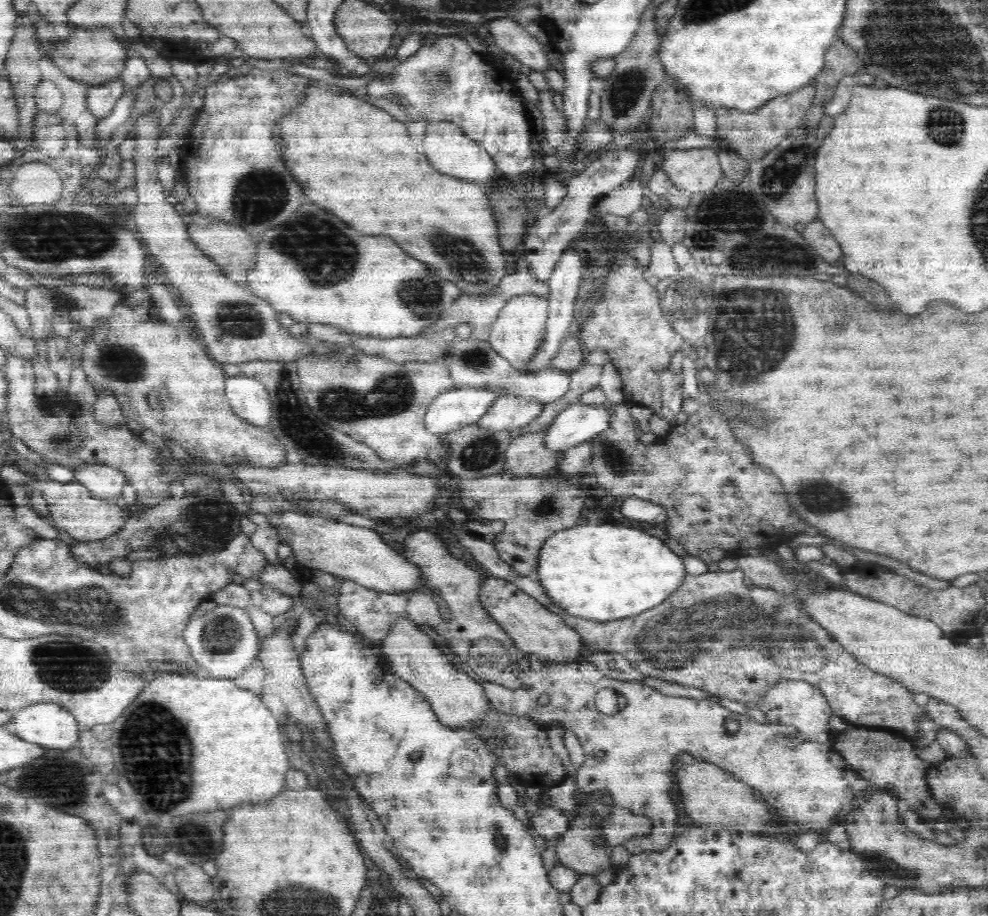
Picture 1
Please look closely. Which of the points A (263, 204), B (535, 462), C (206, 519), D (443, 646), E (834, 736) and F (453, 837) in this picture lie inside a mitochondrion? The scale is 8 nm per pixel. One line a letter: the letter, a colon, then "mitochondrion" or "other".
A: mitochondrion
B: other
C: mitochondrion
D: other
E: other
F: other

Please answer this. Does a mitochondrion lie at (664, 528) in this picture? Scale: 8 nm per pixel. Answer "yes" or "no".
no

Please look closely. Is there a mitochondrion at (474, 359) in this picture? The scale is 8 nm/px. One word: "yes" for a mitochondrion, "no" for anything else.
yes

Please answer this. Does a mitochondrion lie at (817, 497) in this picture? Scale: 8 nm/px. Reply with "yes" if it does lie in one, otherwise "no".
yes

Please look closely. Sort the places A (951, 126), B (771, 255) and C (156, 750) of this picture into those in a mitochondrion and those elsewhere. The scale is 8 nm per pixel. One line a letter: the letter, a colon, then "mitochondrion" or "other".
A: mitochondrion
B: mitochondrion
C: mitochondrion

